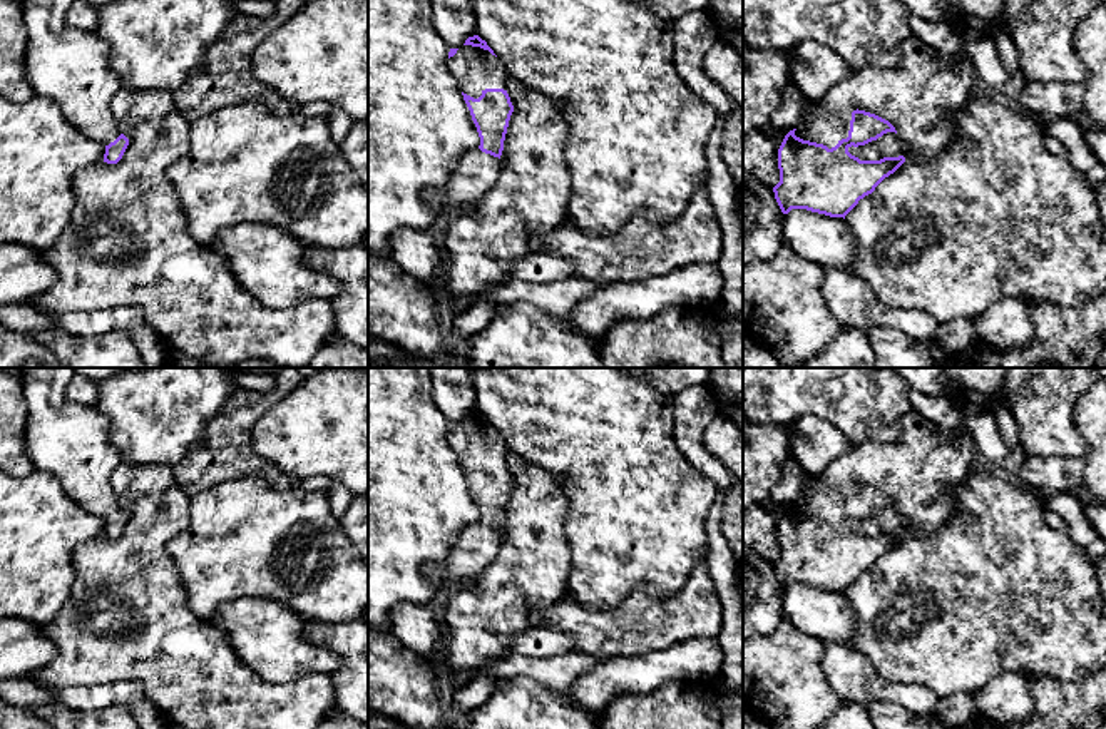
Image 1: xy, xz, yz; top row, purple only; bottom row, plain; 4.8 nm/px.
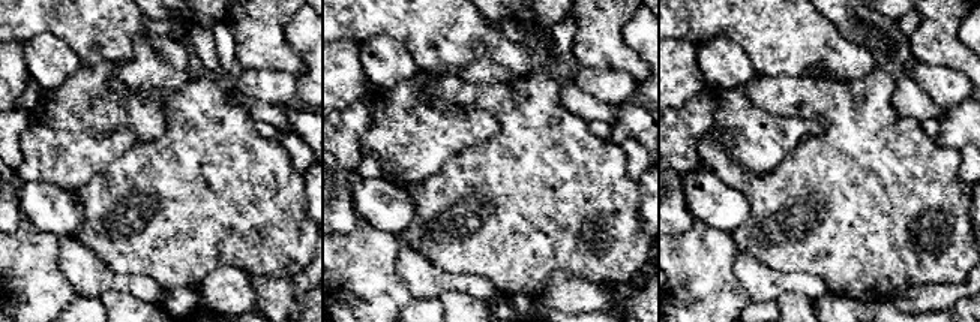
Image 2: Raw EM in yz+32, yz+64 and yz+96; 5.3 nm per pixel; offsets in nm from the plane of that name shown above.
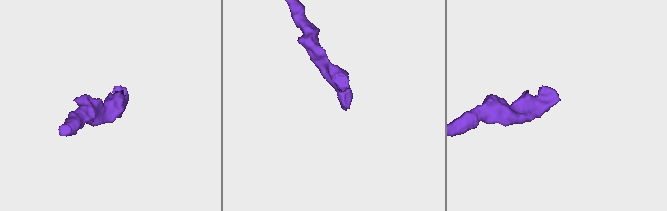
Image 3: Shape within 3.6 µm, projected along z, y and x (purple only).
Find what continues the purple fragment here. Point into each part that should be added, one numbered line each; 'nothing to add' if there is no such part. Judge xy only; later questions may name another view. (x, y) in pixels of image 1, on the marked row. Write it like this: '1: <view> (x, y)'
1: xy (71, 67)

